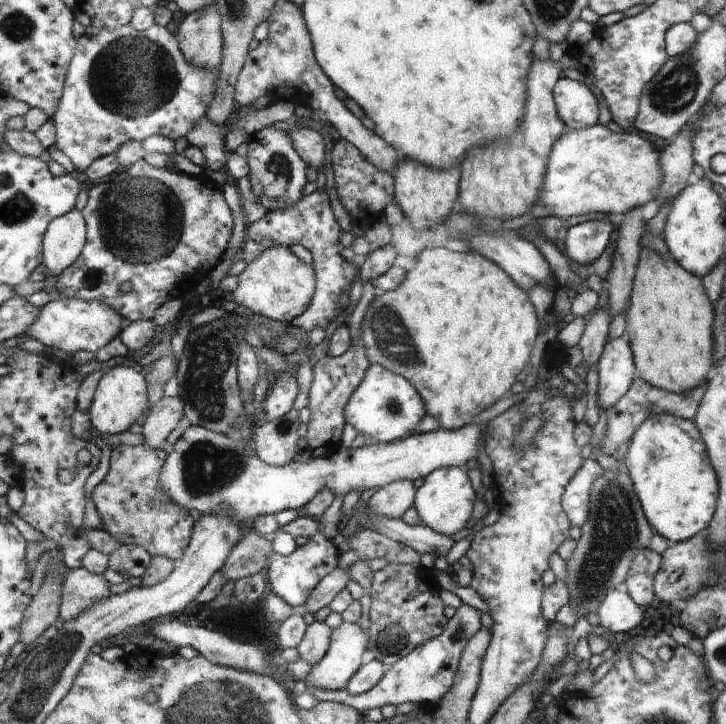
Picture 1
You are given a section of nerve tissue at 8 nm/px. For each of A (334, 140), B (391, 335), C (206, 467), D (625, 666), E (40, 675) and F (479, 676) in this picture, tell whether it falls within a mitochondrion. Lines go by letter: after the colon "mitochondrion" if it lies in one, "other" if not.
A: other
B: mitochondrion
C: mitochondrion
D: other
E: mitochondrion
F: other

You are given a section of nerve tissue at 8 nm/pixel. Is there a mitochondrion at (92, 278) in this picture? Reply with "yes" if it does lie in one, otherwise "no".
yes

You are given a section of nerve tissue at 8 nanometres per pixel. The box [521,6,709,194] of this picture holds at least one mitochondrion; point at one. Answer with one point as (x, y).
(675, 91)

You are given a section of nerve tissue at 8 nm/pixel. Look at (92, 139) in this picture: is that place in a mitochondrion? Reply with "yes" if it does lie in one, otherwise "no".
no

